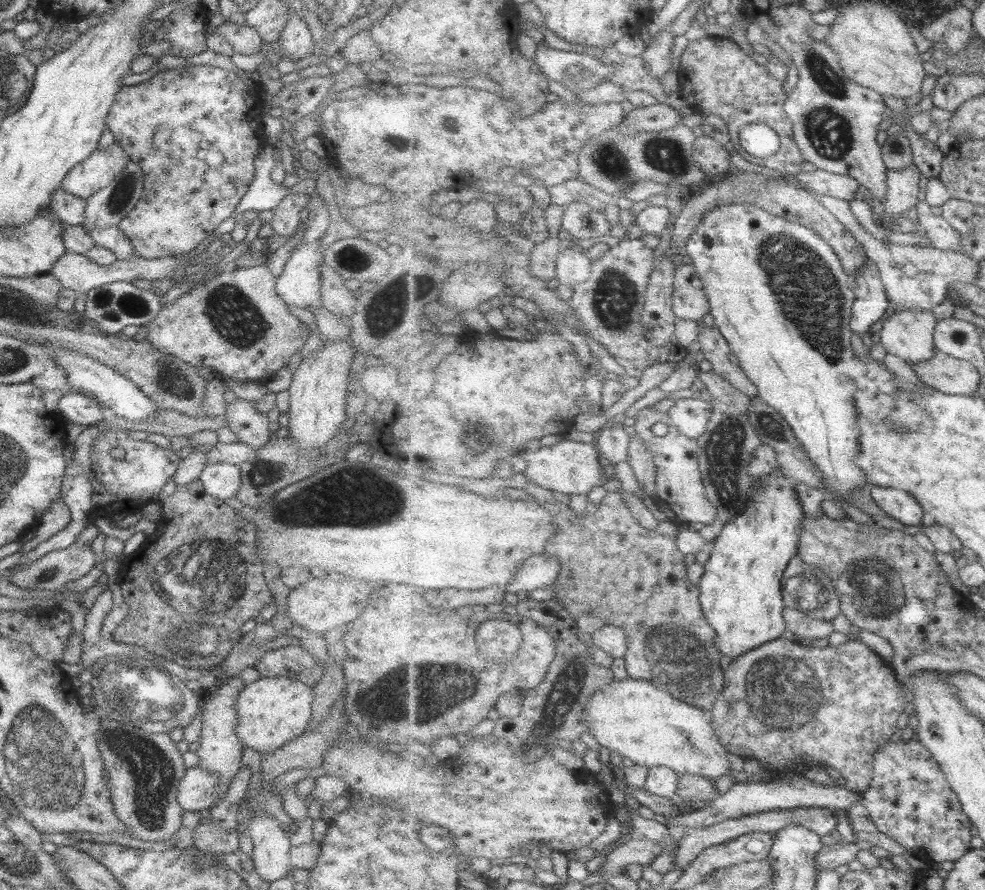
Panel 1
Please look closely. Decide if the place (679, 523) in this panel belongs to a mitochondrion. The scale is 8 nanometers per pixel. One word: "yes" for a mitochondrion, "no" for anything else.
no

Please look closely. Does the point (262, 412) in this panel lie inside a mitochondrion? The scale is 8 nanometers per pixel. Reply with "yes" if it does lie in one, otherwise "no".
no

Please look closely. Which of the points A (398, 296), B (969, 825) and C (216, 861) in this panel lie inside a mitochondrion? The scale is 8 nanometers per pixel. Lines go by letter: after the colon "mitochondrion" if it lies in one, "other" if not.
A: mitochondrion
B: other
C: other

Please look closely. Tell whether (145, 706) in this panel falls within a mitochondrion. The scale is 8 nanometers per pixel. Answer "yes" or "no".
yes

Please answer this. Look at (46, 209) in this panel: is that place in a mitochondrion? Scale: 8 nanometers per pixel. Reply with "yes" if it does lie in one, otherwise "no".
no

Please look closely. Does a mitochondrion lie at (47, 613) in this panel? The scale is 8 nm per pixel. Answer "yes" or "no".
no

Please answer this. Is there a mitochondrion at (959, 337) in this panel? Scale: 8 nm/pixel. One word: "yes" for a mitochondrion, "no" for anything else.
no

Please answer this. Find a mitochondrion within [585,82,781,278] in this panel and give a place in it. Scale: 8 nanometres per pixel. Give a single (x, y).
(664, 155)

